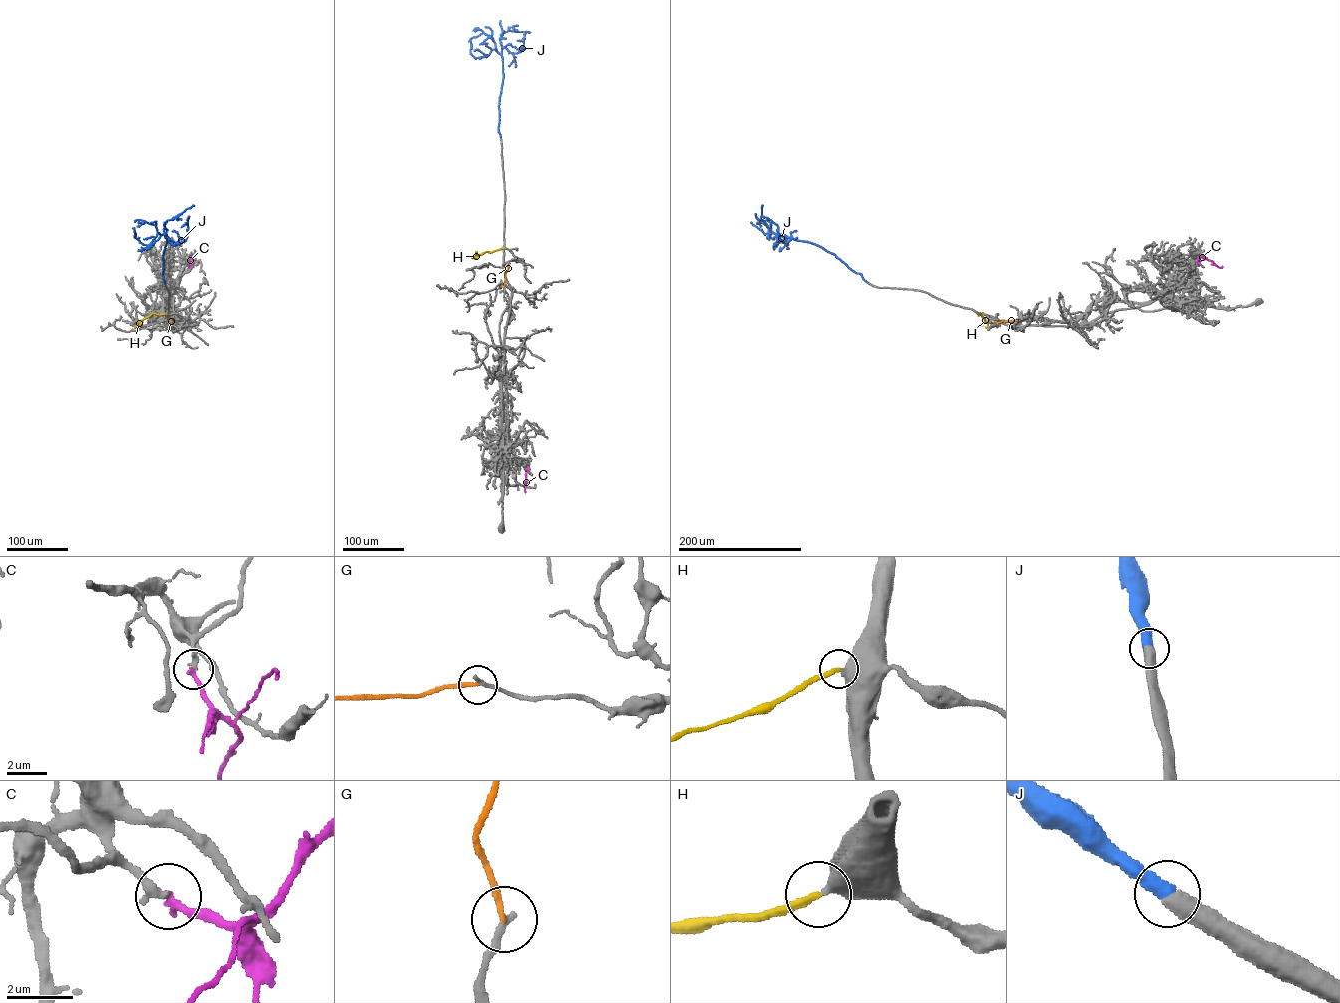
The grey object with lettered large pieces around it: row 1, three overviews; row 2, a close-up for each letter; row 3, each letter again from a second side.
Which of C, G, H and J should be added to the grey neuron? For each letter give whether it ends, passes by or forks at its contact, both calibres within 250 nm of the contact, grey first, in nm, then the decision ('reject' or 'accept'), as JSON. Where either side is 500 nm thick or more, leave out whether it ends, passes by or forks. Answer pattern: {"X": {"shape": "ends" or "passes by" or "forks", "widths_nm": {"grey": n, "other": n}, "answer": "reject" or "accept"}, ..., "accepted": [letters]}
{"C": {"shape": "ends", "widths_nm": {"grey": 300, "other": 240}, "answer": "reject"}, "G": {"shape": "ends", "widths_nm": {"grey": 200, "other": 170}, "answer": "reject"}, "H": {"widths_nm": {"grey": 550, "other": 240}, "answer": "accept"}, "J": {"widths_nm": {"grey": 500, "other": 500}, "answer": "accept"}, "accepted": ["H", "J"]}

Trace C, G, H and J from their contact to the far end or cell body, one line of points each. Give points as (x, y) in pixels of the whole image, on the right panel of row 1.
C: (1197, 258), (1201, 256), (1222, 266)
G: (1016, 320), (995, 321)
H: (978, 313), (982, 313), (988, 323), (986, 327)
J: (867, 282), (820, 246), (778, 234), (780, 242), (783, 242), (777, 226), (763, 216)

